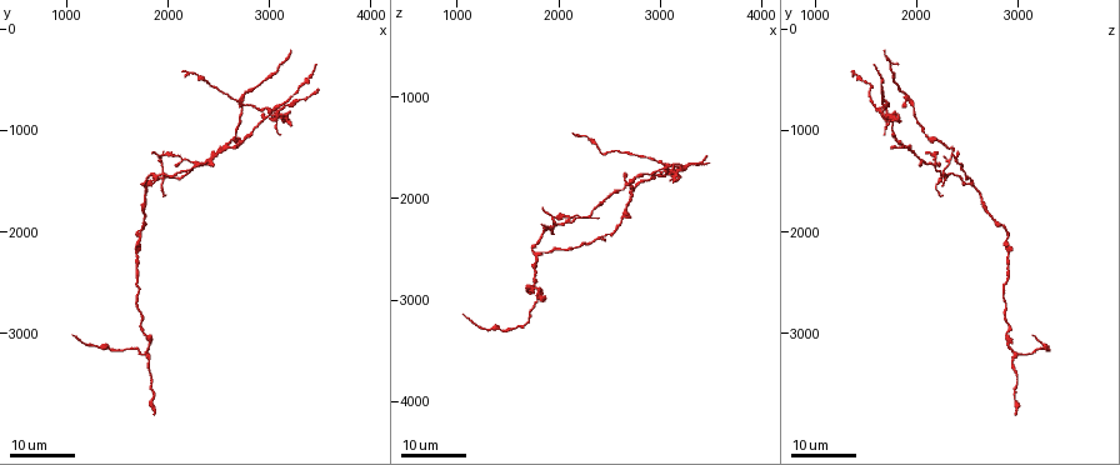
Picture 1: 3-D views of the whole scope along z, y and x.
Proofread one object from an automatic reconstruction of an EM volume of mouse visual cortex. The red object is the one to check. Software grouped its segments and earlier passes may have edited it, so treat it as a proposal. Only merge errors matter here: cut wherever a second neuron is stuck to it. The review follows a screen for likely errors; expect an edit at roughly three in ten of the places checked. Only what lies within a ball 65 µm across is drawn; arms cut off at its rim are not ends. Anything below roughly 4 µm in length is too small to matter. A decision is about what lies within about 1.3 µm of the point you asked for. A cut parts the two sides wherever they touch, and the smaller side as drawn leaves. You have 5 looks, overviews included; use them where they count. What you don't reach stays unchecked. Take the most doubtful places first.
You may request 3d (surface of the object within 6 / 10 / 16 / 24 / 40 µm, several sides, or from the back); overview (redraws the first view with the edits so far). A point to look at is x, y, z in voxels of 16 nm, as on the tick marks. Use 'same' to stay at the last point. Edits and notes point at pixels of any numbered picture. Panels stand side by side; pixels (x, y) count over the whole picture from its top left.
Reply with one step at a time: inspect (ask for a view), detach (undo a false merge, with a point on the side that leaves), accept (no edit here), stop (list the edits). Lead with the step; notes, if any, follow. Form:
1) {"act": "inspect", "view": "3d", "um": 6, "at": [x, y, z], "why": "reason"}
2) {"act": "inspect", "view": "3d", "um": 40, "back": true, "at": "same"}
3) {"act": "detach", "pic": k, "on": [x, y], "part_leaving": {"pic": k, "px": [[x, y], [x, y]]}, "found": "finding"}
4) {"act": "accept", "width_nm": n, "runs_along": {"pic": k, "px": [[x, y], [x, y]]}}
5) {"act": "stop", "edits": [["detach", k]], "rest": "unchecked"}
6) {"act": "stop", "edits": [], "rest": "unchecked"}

{"act": "inspect", "view": "3d", "um": 24, "at": [2280, 1320, 2180], "why": "four arms meet"}

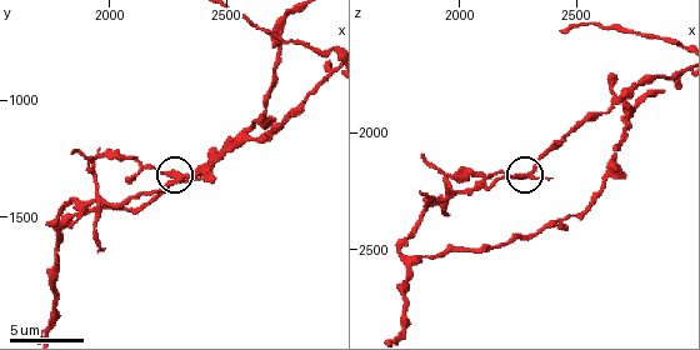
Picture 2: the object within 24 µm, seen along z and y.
{"act": "inspect", "view": "3d", "um": 6, "at": "same"}

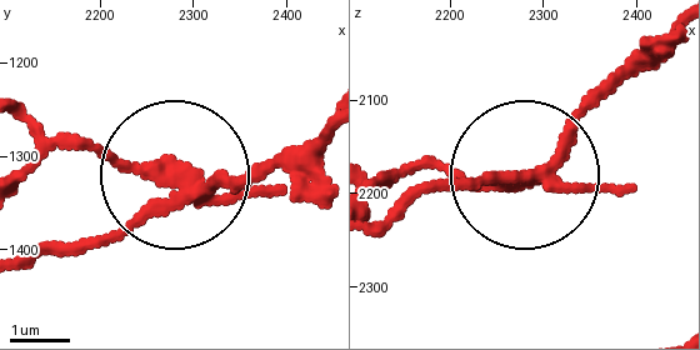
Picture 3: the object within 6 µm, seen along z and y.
{"act": "detach", "pic": 3, "on": [278, 185], "width_nm": 230, "part_leaving": {"pic": 3, "px": [[186, 189], [28, 130]]}, "found": "two neurons meet here"}

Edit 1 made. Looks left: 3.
{"act": "inspect", "view": "3d", "um": 24, "at": [1800, 3200, 3020], "why": "branch point"}

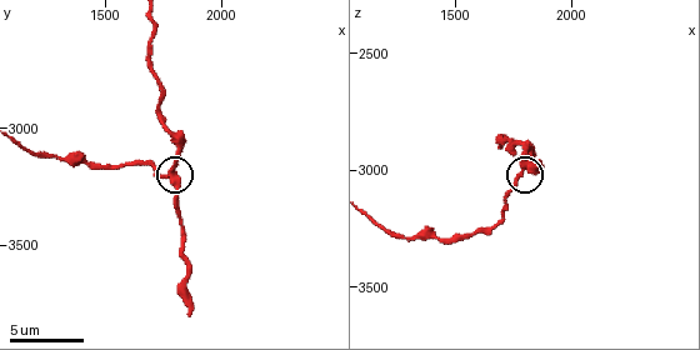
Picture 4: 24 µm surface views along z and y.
{"act": "inspect", "view": "3d", "um": 10, "at": [1790, 3210, 3000]}

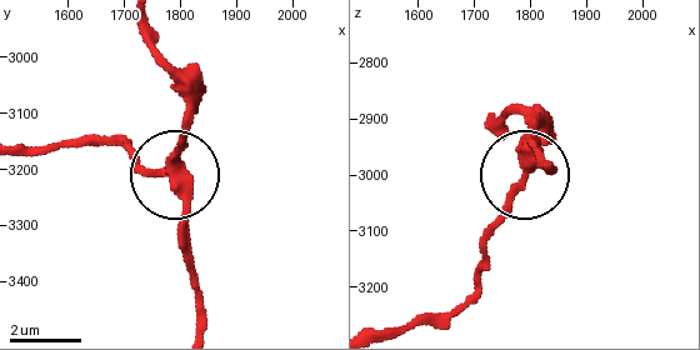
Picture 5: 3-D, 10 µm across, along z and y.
{"act": "inspect", "view": "3d", "um": 6, "at": [1790, 3205, 3005], "why": "closer look"}

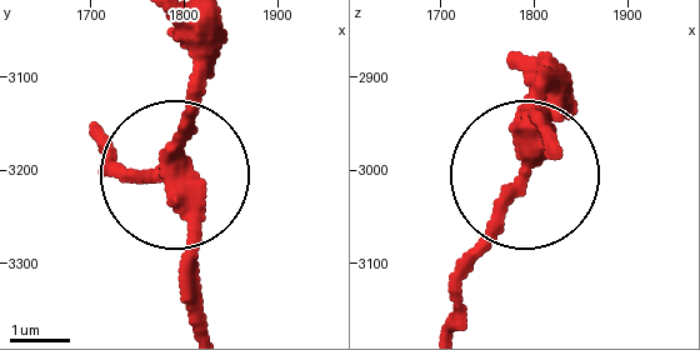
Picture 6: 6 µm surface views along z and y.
{"act": "accept", "arms": 3, "found": "one neuron here"}

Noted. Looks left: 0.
{"act": "stop", "edits": [["detach", 3]], "rest": "unchecked"}

